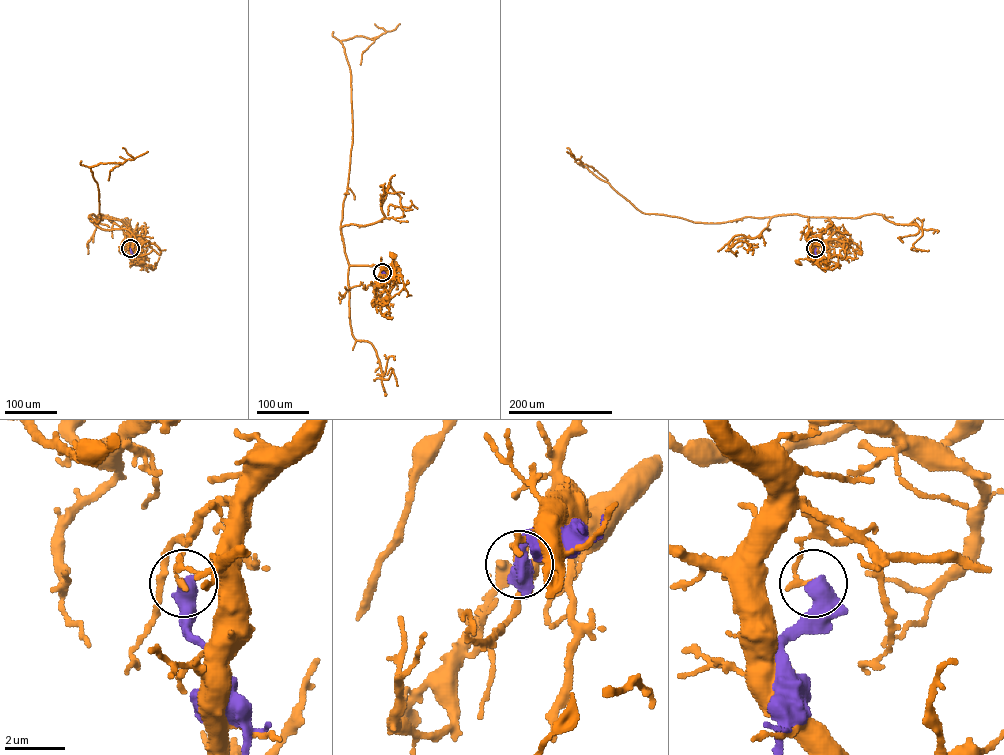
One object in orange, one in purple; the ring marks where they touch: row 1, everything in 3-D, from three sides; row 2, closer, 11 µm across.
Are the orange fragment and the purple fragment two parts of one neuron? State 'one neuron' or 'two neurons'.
two neurons

